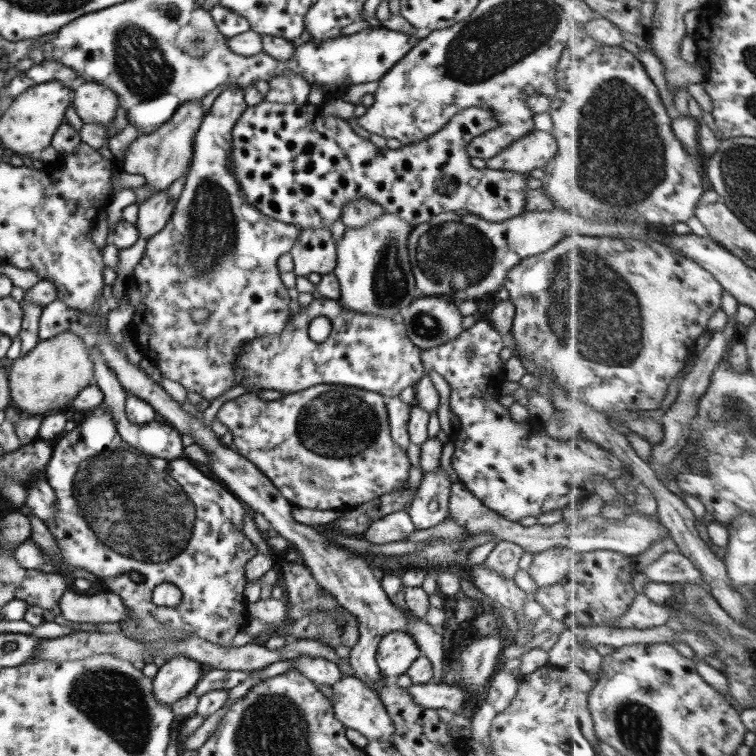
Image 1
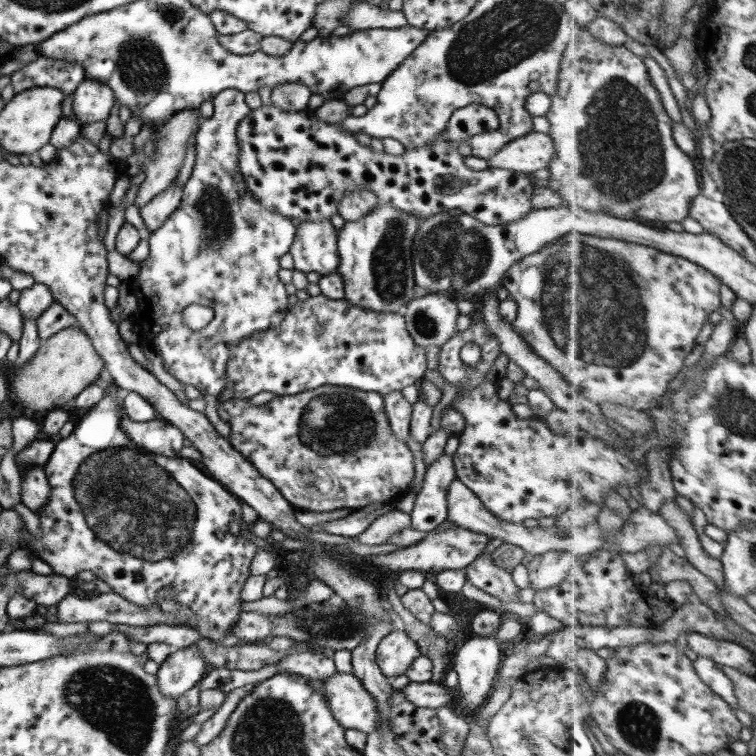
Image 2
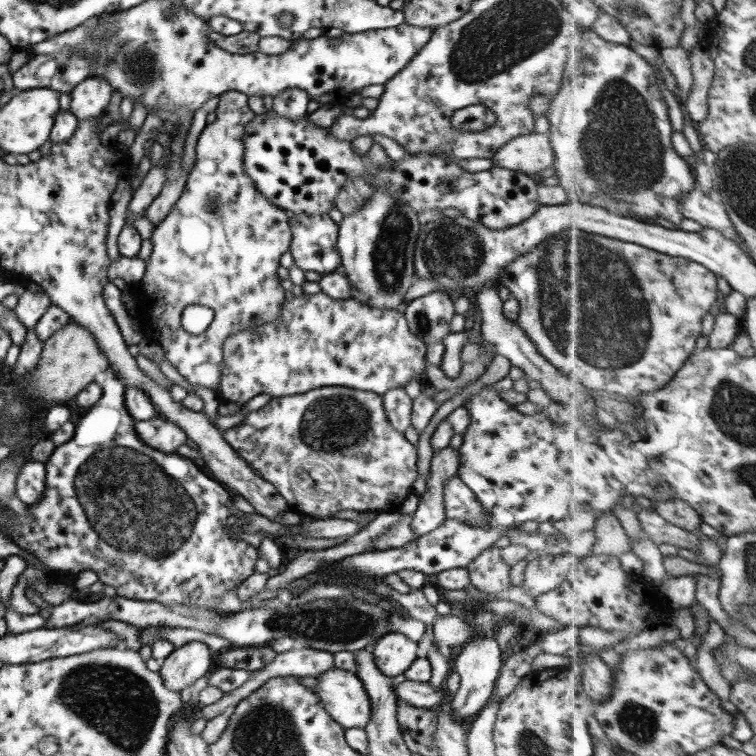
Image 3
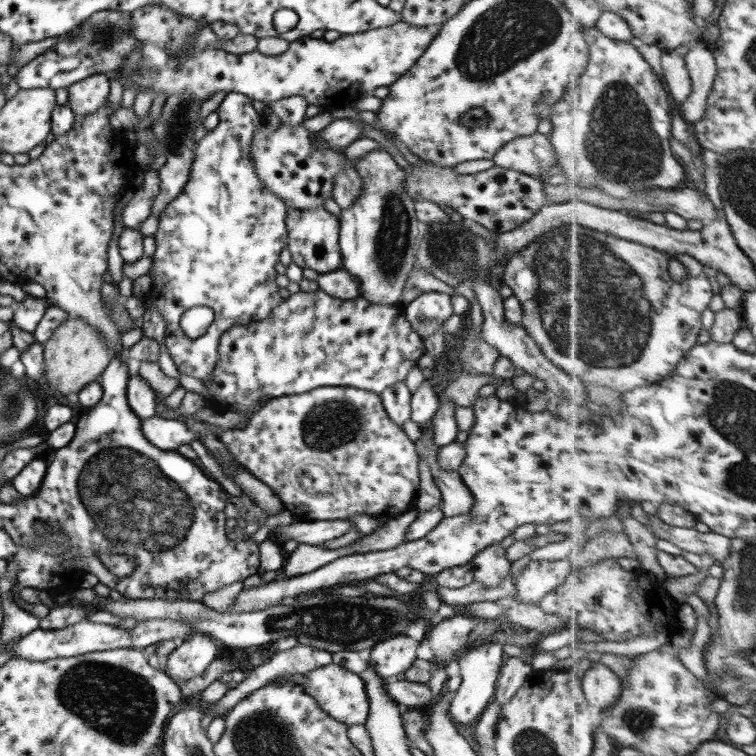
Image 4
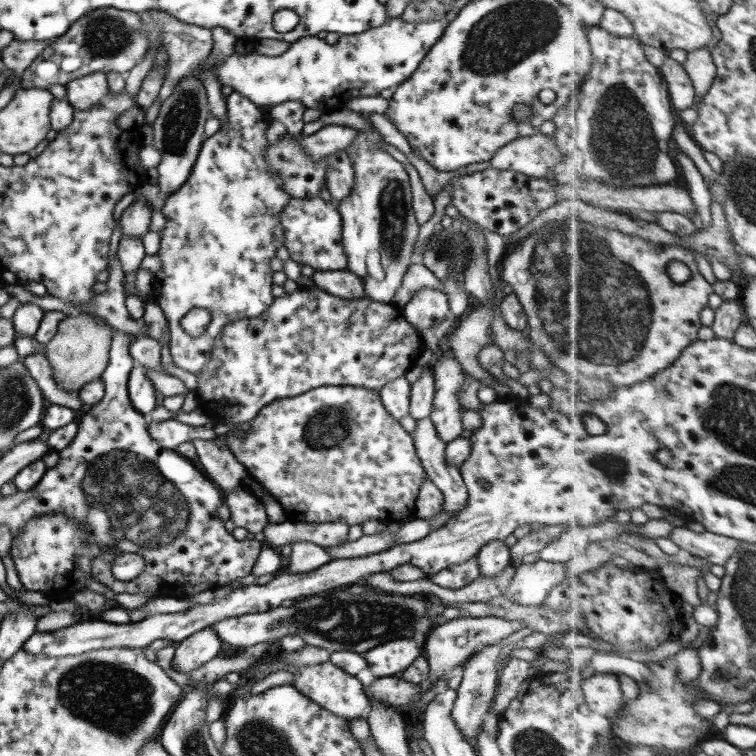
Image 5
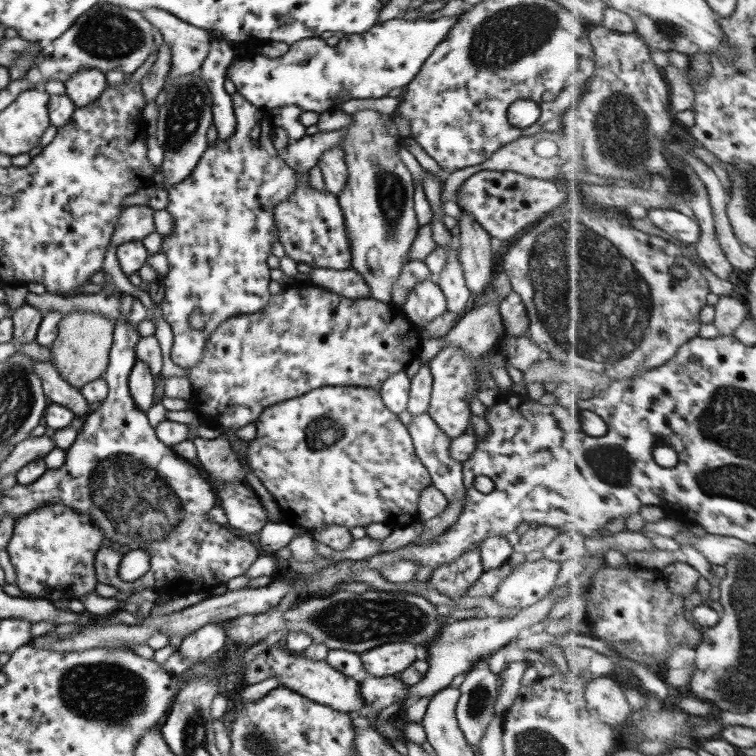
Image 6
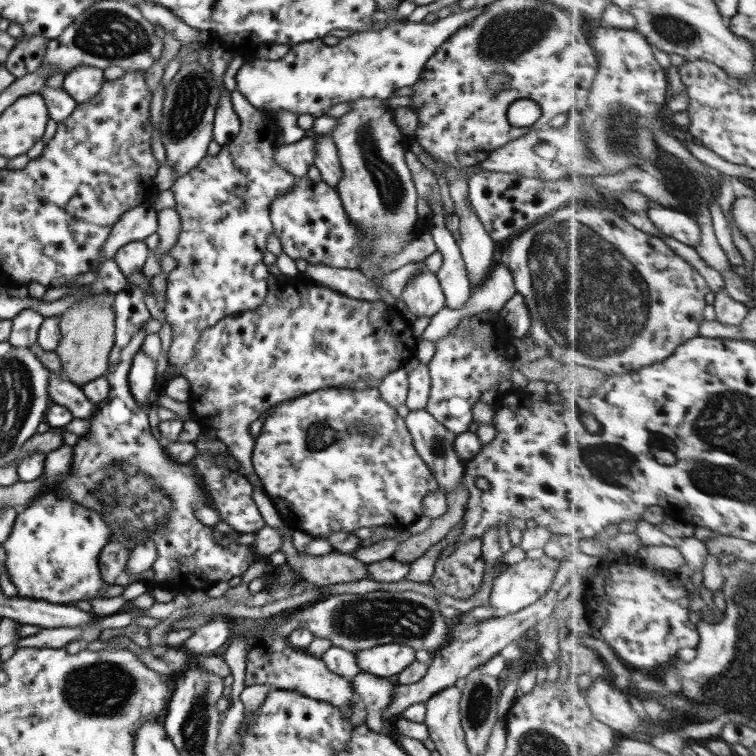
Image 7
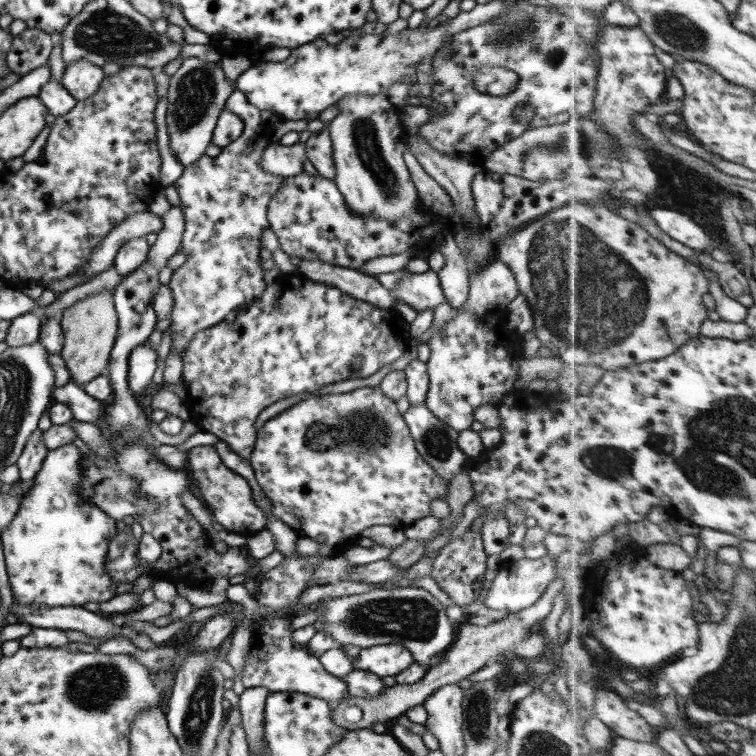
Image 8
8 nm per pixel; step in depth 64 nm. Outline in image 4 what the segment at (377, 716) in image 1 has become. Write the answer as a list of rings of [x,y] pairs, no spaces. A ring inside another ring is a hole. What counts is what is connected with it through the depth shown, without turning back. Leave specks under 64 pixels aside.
[[[327,664],[304,674],[307,678],[303,689],[314,699],[334,720],[346,726],[364,725],[369,714],[369,698],[366,694],[364,681],[359,675],[346,670],[337,664]]]

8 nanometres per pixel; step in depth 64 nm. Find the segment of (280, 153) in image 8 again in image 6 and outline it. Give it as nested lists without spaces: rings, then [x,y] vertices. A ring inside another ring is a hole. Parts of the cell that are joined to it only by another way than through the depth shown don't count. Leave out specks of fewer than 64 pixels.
[[[332,130],[332,132],[318,132],[313,136],[305,135],[300,140],[289,142],[286,147],[284,162],[288,168],[296,173],[310,171],[317,166],[317,160],[322,153],[340,147],[343,141],[344,130]]]

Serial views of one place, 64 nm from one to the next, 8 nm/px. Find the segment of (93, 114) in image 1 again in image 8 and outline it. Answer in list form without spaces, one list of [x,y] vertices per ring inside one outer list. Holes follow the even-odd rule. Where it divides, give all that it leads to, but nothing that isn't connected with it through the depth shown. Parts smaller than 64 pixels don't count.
[[[77,60],[66,64],[62,77],[62,87],[78,102],[90,99],[93,96],[105,77],[104,68],[88,62]]]

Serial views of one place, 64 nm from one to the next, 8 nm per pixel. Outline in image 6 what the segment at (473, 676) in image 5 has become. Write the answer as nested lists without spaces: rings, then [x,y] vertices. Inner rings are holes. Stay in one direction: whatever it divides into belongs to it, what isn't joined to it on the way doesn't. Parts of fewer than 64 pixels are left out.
[[[490,657],[477,660],[458,688],[461,695],[456,706],[456,719],[468,744],[476,752],[482,735],[495,717],[494,706],[499,691],[500,678],[490,671]]]

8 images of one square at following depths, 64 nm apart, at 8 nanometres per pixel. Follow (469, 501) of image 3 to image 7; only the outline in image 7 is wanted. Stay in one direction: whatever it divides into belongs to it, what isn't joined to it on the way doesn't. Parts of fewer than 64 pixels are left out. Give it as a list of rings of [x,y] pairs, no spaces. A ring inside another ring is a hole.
[[[426,409],[410,410],[404,420],[413,438],[414,448],[426,463],[426,466],[433,472],[439,490],[444,493],[455,490],[457,484],[461,483],[465,471],[465,461],[456,454],[453,447],[457,434],[442,426]]]

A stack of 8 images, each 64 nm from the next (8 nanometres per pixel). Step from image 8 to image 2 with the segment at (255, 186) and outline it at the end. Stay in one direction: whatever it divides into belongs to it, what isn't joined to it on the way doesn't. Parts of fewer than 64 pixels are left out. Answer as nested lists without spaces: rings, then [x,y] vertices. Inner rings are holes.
[[[226,89],[220,92],[212,99],[214,105],[214,115],[210,118],[202,120],[200,128],[196,133],[196,164],[194,170],[183,187],[180,204],[176,210],[170,215],[164,225],[160,229],[154,231],[148,238],[149,241],[149,255],[139,264],[139,273],[137,274],[137,286],[133,288],[133,292],[137,299],[138,314],[131,317],[131,320],[139,326],[139,343],[144,349],[148,344],[154,344],[158,347],[162,360],[164,360],[164,369],[177,378],[182,384],[190,384],[195,386],[204,396],[204,394],[213,394],[219,396],[226,388],[226,360],[228,360],[231,344],[236,344],[240,339],[246,338],[254,332],[262,330],[270,330],[271,328],[278,328],[284,317],[286,316],[288,308],[288,295],[284,288],[284,283],[278,277],[278,270],[281,266],[279,260],[291,249],[294,236],[296,236],[296,223],[273,209],[265,208],[261,201],[250,192],[245,185],[245,177],[242,176],[240,170],[240,144],[238,139],[238,126],[240,122],[250,114],[251,109],[245,102],[245,94],[236,89]],[[190,304],[200,304],[200,306],[207,306],[214,311],[213,319],[200,330],[192,330],[185,322],[183,317],[183,310]]]

